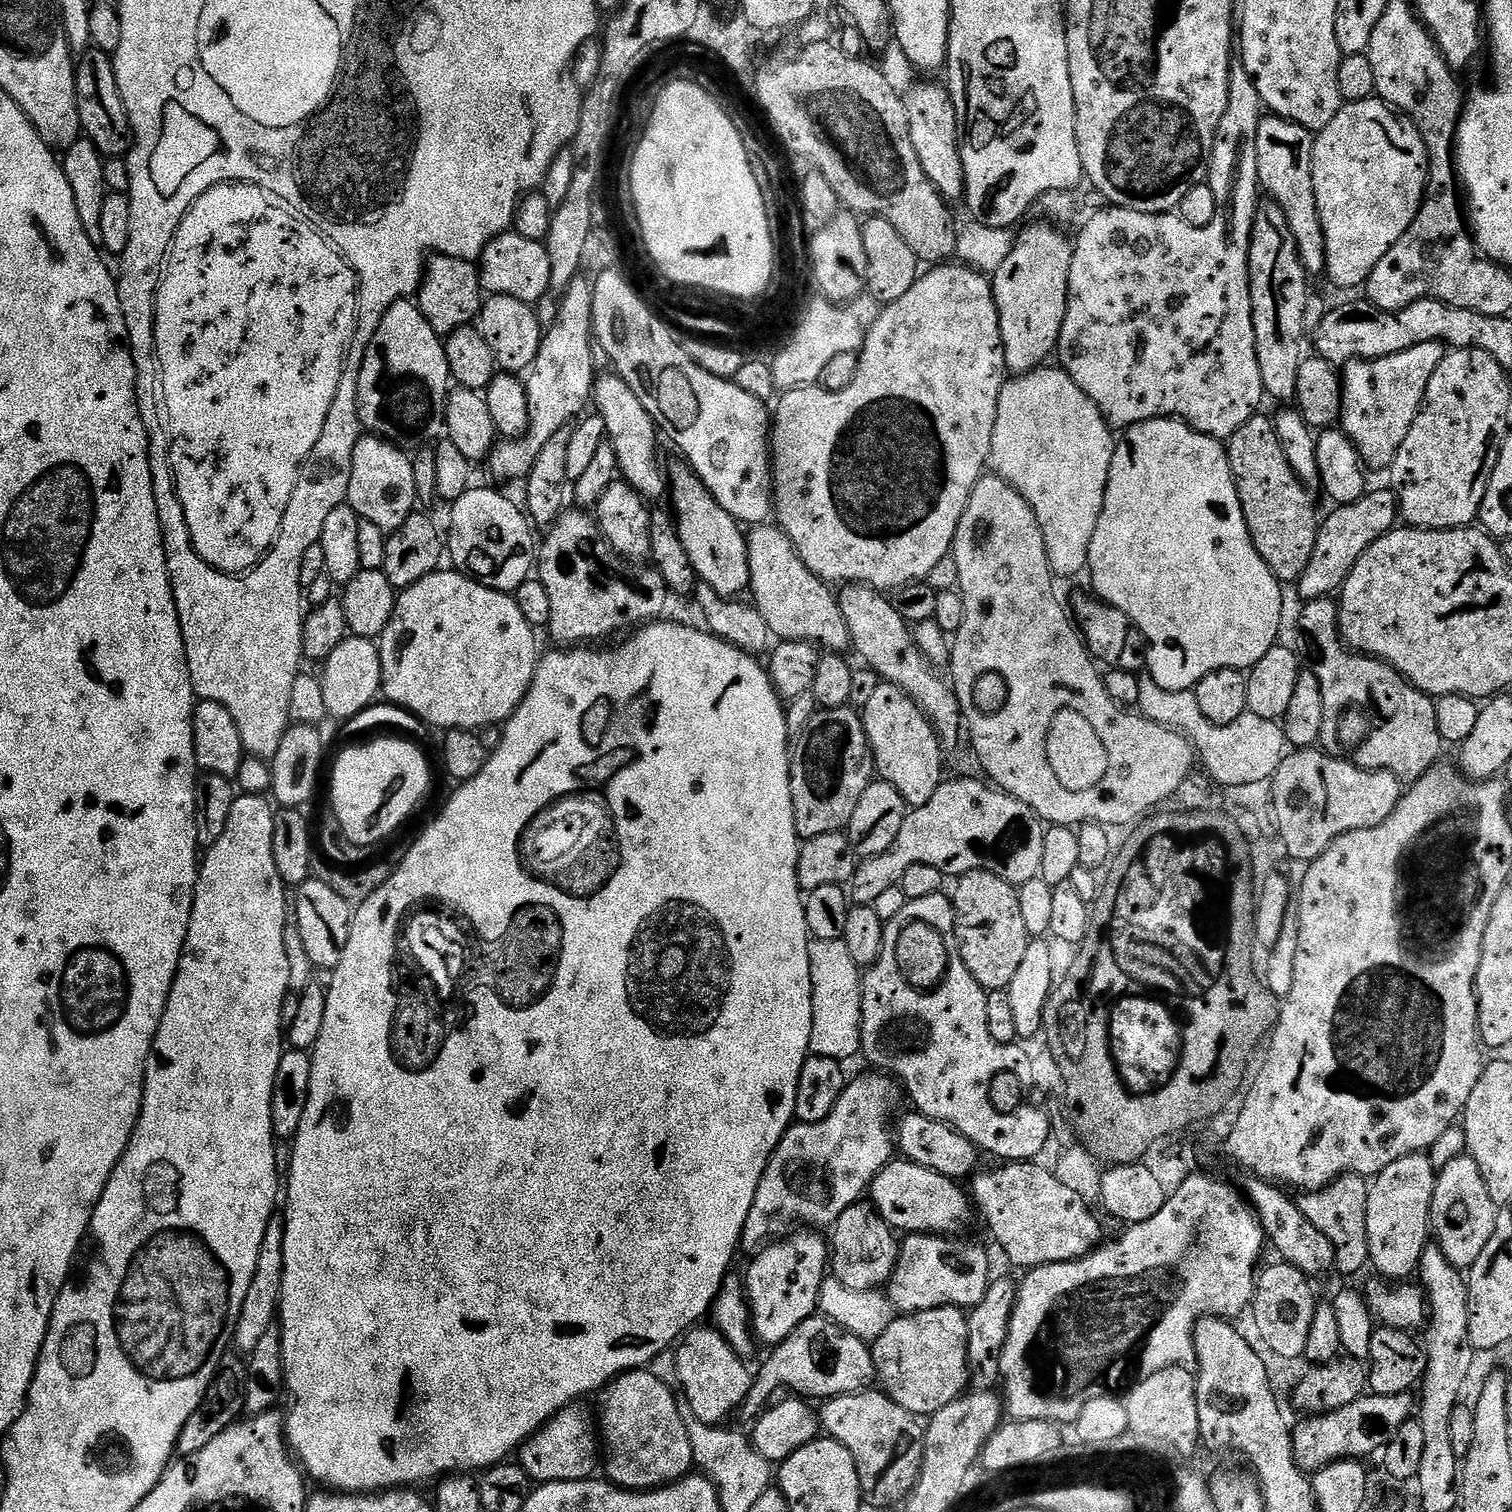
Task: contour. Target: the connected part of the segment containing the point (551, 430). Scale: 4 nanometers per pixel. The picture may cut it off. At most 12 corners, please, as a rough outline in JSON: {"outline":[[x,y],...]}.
{"outline":[[593,281],[569,282],[526,373],[528,432],[486,467],[523,481],[589,407]]}

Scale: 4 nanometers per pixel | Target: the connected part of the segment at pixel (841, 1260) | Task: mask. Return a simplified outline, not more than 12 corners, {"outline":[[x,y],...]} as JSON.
{"outline":[[848,1207],[830,1235],[830,1268],[847,1289],[875,1291],[899,1256],[875,1209]]}

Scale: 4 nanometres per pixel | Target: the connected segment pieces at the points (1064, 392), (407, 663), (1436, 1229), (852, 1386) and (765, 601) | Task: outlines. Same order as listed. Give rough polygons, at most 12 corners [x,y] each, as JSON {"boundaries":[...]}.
{"boundaries":[[[1059,366],[1005,379],[990,468],[1053,577],[1088,567],[1118,443]],[[463,571],[397,595],[382,692],[428,726],[516,713],[538,632]],[[1470,1155],[1439,1169],[1430,1232],[1454,1267],[1478,1262],[1498,1205]],[[814,1314],[755,1373],[748,1422],[772,1392],[812,1402],[865,1391],[871,1347]],[[780,527],[747,533],[750,600],[777,641],[850,641],[837,593]]]}

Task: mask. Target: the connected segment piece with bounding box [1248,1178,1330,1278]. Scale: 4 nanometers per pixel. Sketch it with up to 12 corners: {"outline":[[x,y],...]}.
{"outline":[[1266,1179],[1248,1188],[1251,1207],[1283,1263],[1317,1278],[1326,1234],[1299,1203]]}

